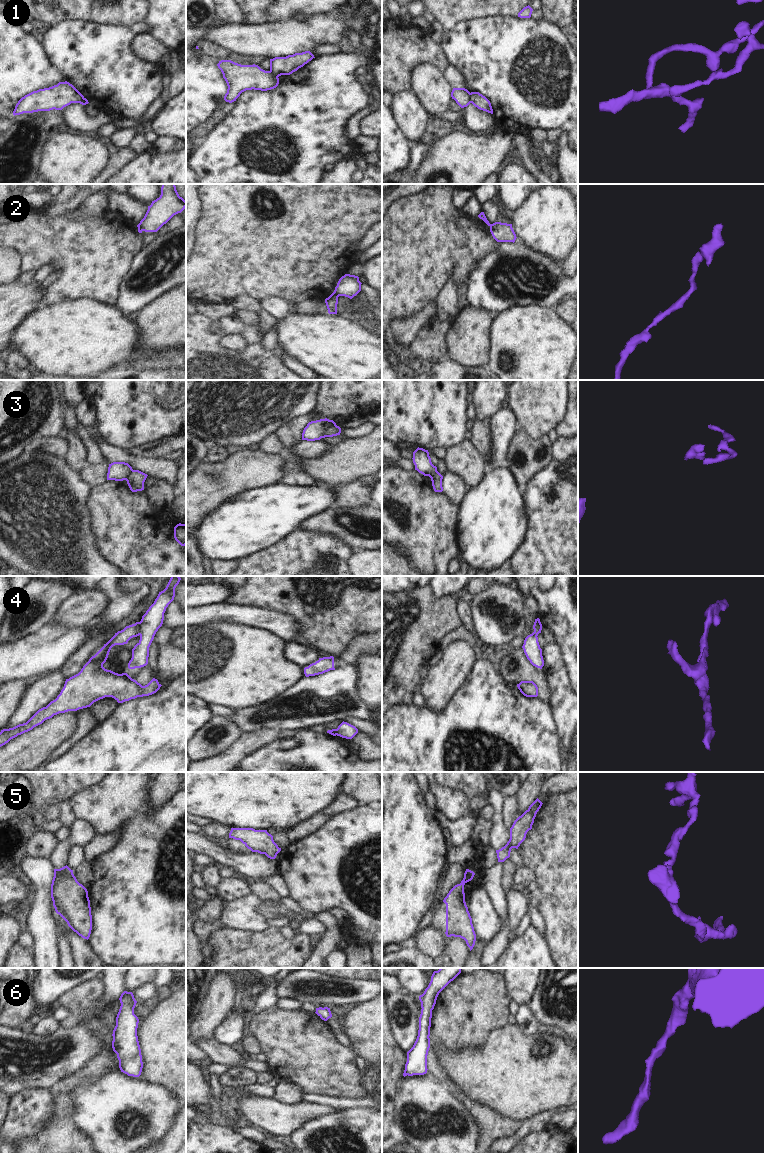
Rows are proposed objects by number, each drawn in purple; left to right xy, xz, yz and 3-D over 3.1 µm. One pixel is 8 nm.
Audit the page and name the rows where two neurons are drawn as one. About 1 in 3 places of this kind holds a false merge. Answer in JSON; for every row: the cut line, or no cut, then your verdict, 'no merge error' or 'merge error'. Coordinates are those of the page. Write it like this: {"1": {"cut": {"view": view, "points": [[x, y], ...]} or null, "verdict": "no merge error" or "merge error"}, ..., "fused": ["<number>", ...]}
{"1": {"cut": {"view": "yz", "points": [[470, 93], [471, 102]]}, "verdict": "merge error"}, "2": {"cut": {"view": "xz", "points": [[334, 291], [338, 296]]}, "verdict": "merge error"}, "3": {"cut": {"view": "xz", "points": [[335, 424], [327, 427], [321, 437]]}, "verdict": "merge error"}, "4": {"cut": {"view": "xy", "points": [[139, 622], [141, 627], [140, 634]]}, "verdict": "merge error"}, "5": {"cut": null, "verdict": "no merge error"}, "6": {"cut": null, "verdict": "no merge error"}, "fused": ["1", "2", "3", "4"]}

